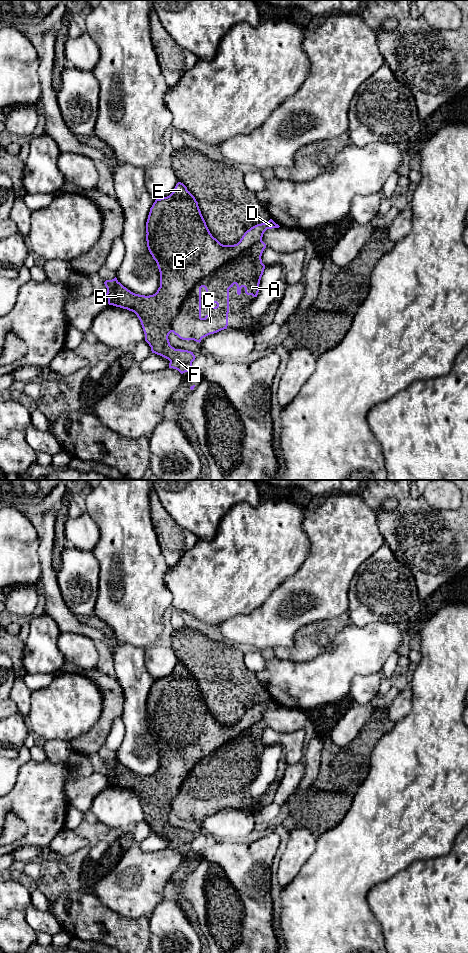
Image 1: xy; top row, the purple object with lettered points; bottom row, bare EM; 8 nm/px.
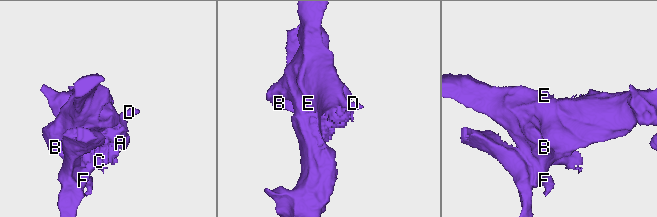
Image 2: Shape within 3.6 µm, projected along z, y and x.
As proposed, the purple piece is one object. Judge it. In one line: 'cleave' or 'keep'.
cleave

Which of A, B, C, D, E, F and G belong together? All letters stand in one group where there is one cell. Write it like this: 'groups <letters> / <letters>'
groups A C / B D E F G

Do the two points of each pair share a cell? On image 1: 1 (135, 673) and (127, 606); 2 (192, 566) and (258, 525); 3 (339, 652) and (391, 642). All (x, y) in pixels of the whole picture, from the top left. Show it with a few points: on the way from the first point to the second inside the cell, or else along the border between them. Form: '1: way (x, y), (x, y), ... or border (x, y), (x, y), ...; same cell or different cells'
1: border (111, 637), (118, 642), (131, 644), (143, 649); different cells
2: way (208, 566), (217, 566), (242, 541); same cell
3: way (352, 652), (365, 650), (375, 642), (378, 642); same cell

